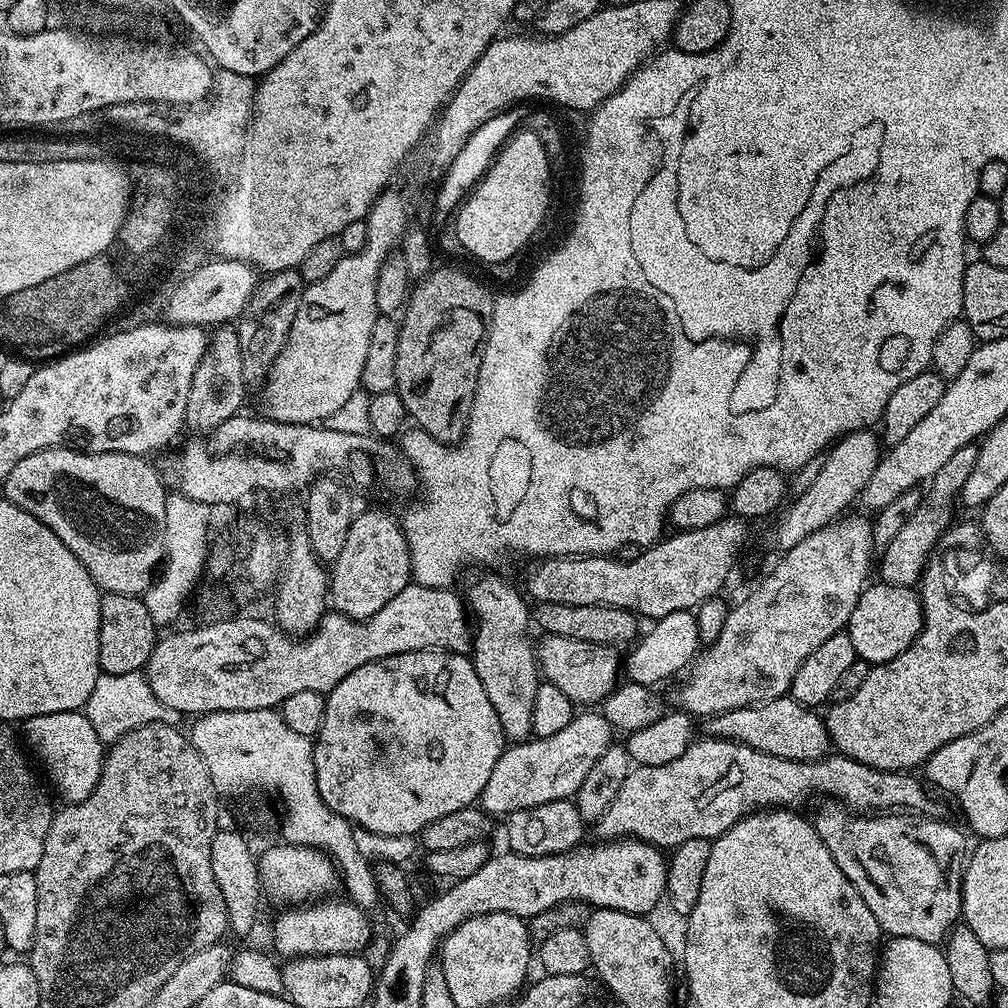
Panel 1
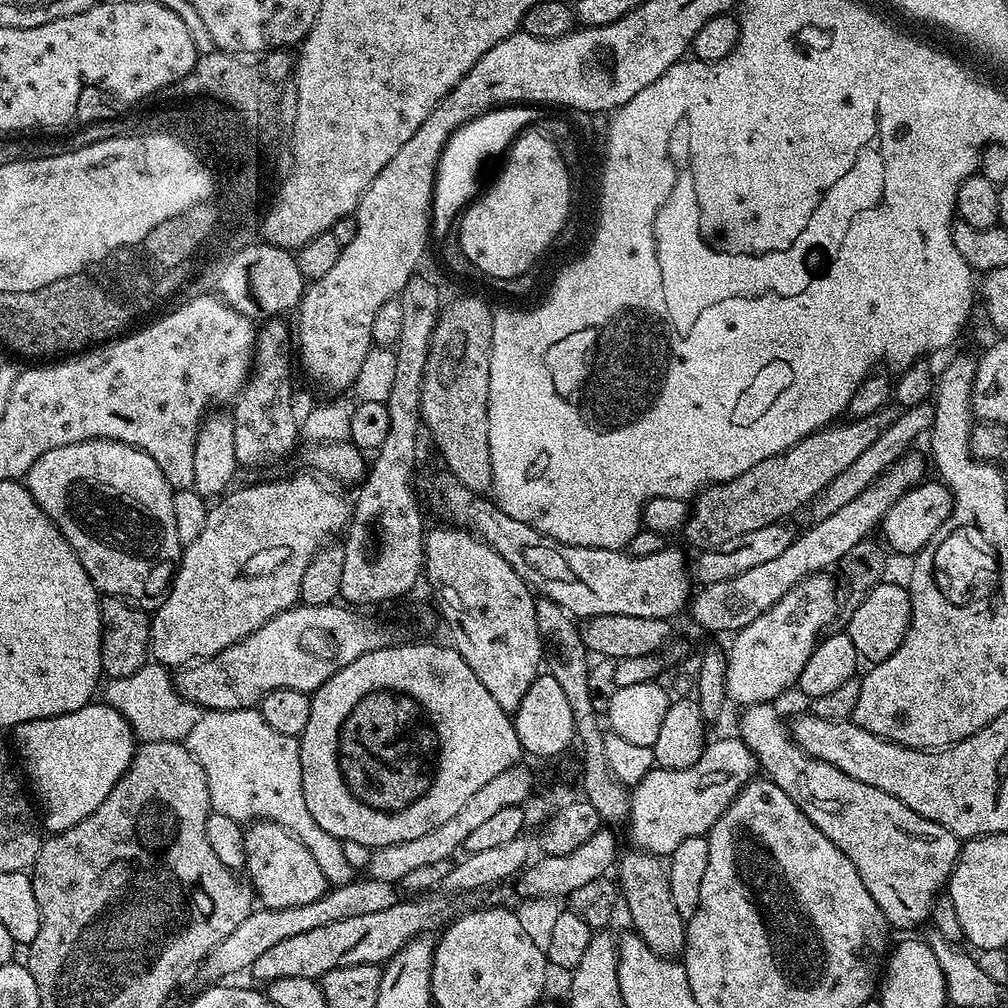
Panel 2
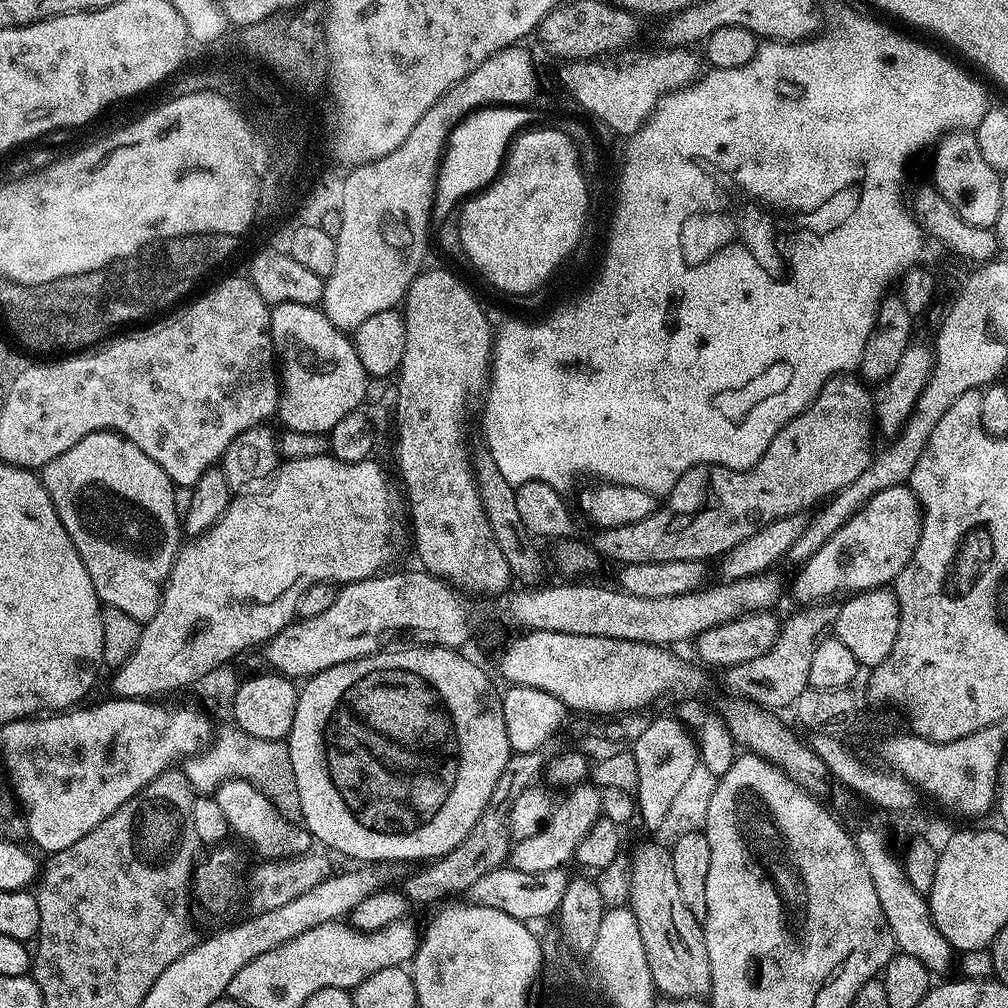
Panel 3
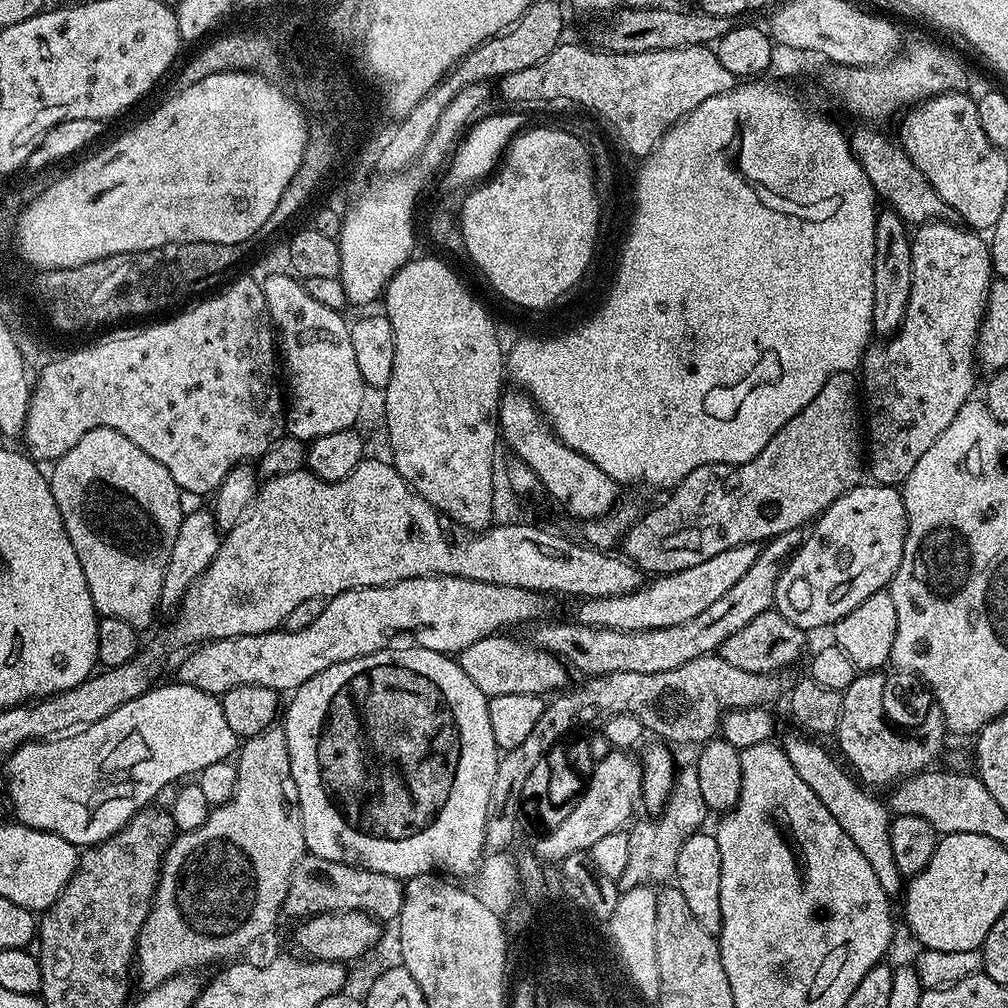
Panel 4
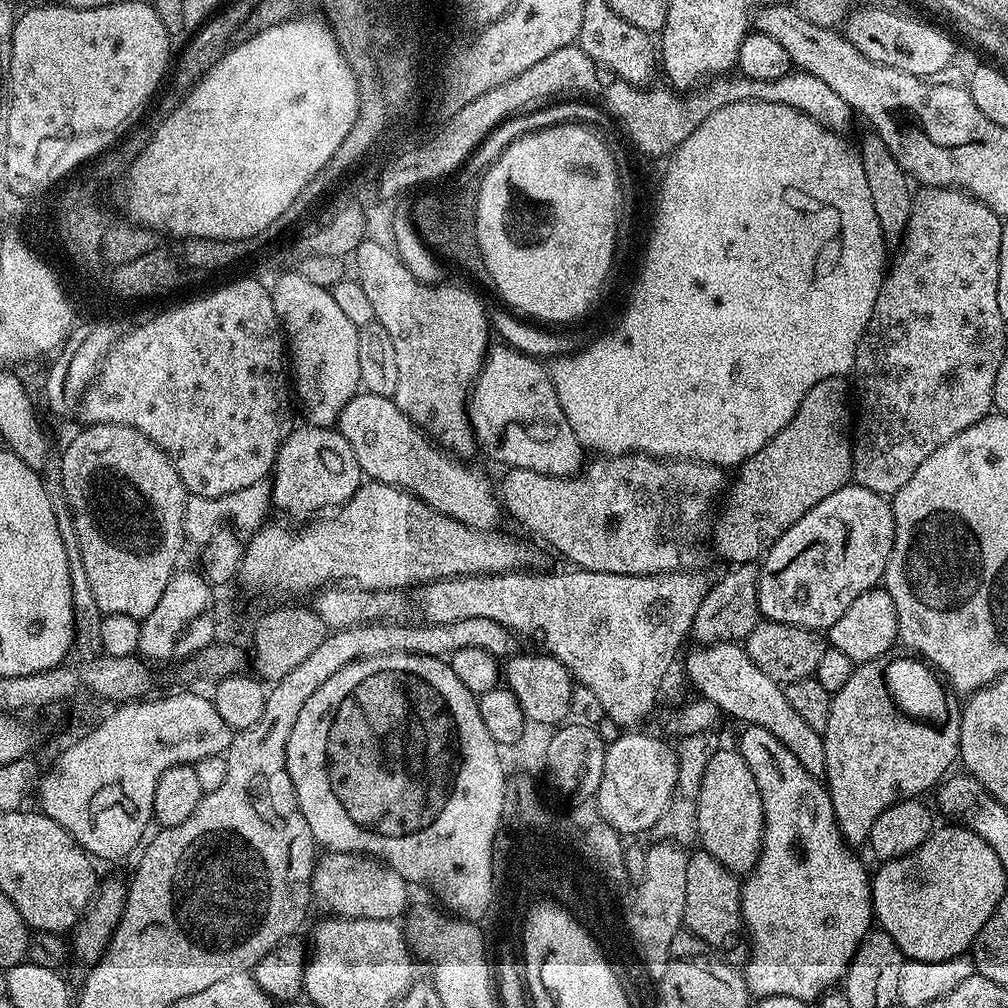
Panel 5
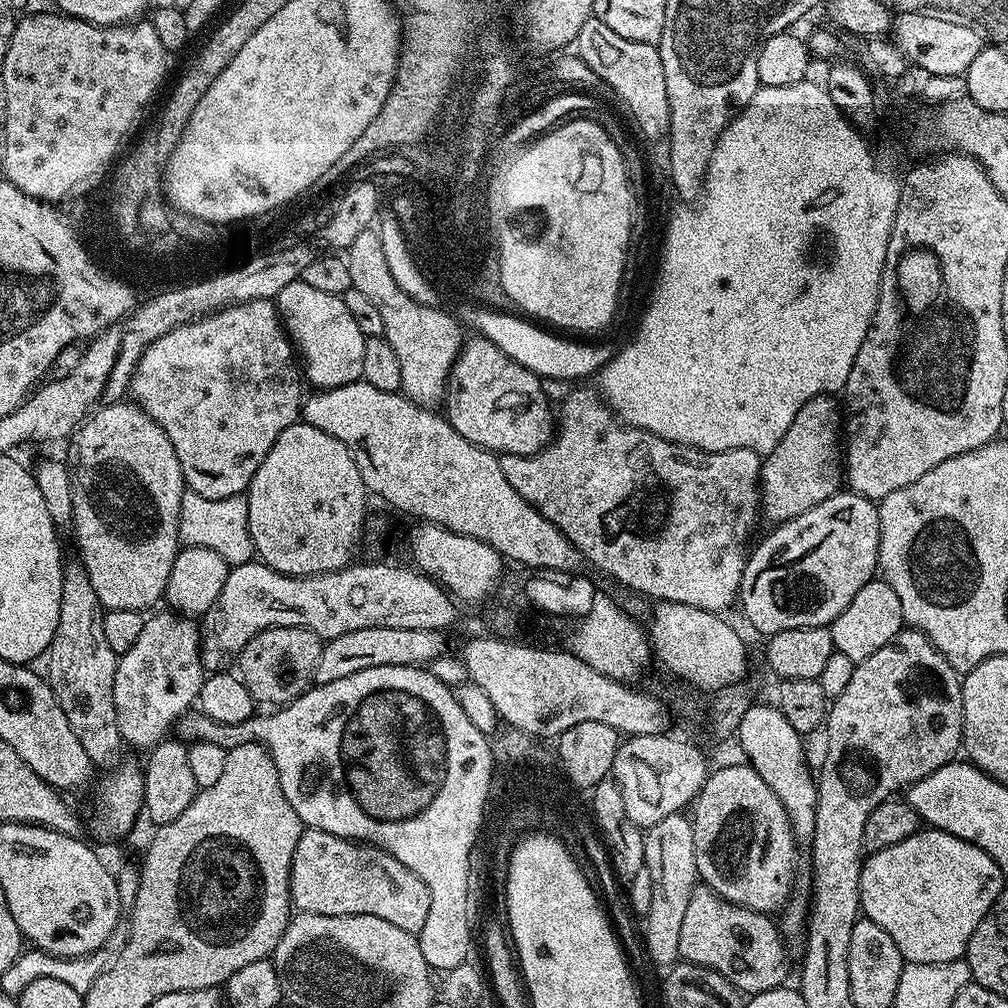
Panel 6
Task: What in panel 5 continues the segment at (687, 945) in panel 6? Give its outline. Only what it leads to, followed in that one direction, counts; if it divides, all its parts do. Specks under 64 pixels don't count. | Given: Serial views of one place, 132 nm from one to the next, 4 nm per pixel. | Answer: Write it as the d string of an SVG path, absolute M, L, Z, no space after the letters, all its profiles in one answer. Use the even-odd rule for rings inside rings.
M696 850L696 853L693 851L689 855L683 927L702 942L709 944L714 952L723 954L732 962L747 961L750 951L740 905L741 887L737 873L726 870L726 866L722 866L722 862L715 860L709 852Z

